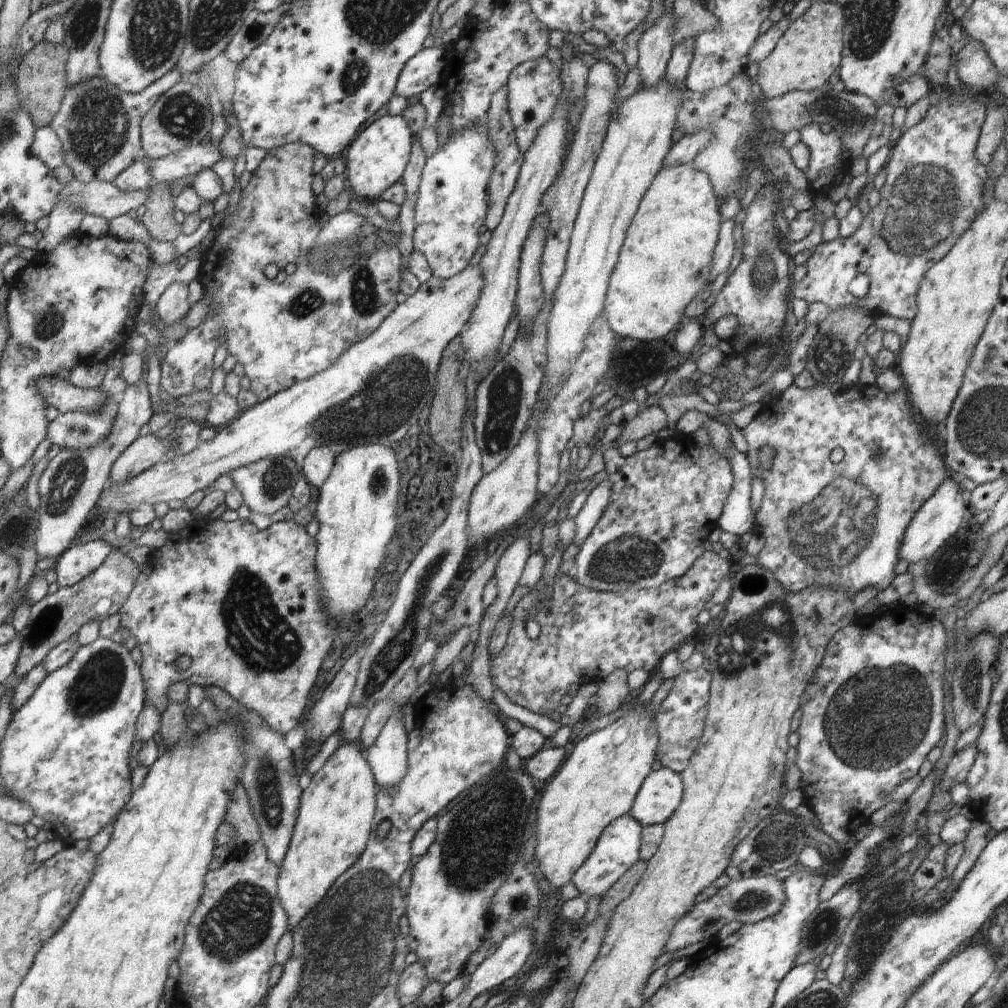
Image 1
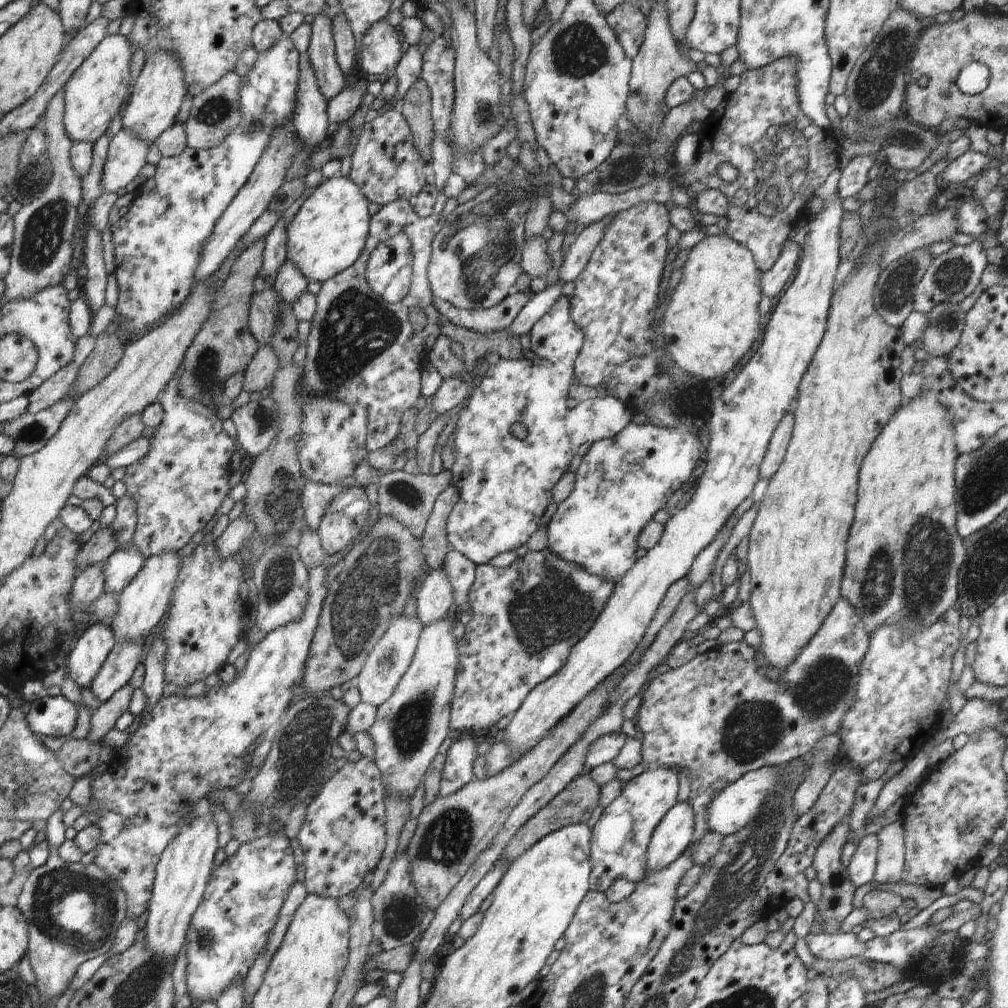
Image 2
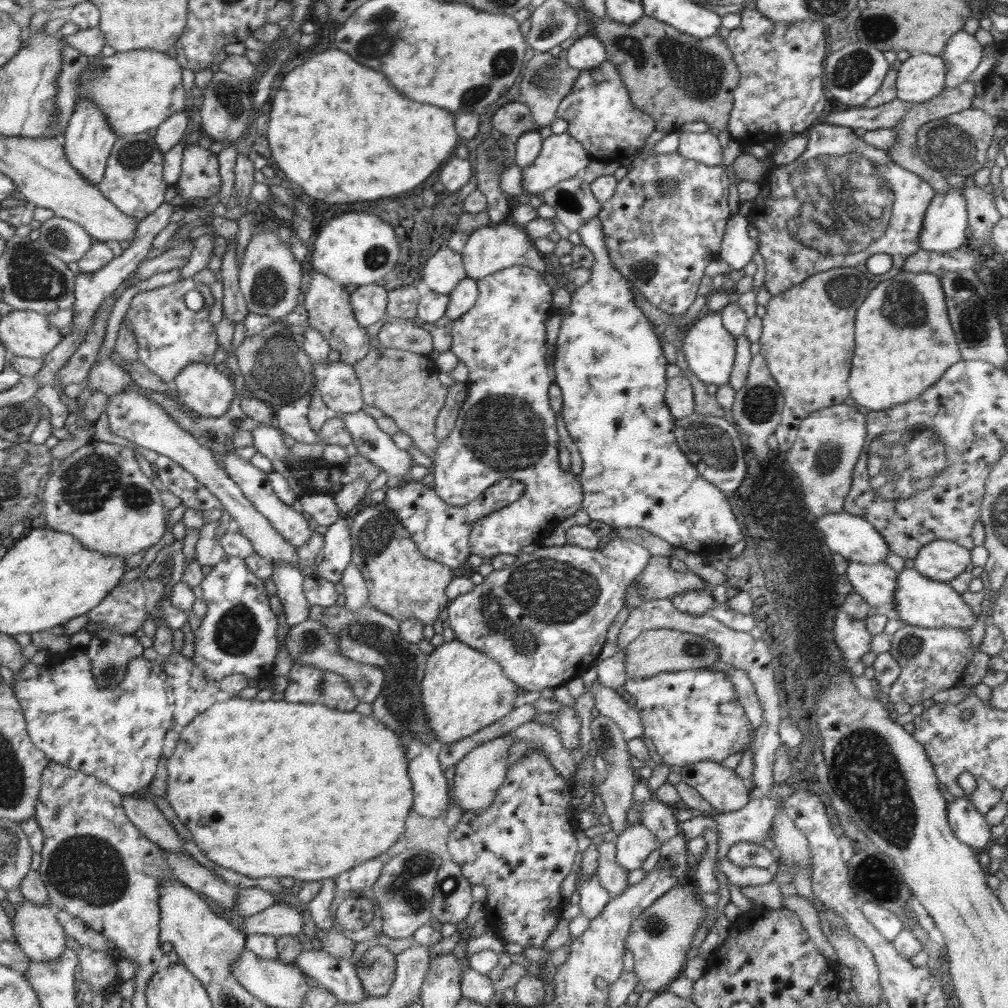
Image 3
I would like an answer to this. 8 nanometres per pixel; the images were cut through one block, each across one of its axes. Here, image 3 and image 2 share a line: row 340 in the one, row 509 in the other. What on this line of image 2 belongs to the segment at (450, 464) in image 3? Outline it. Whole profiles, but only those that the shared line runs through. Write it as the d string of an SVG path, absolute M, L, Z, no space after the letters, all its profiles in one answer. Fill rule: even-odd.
M560 295L552 306L546 311L546 314L539 318L534 326L530 329L530 353L520 359L500 359L497 364L490 365L487 370L487 374L483 379L476 385L473 390L467 407L460 412L456 428L456 440L454 444L456 446L456 459L451 468L451 484L456 486L460 493L460 500L456 502L452 512L448 515L447 520L447 537L449 540L449 546L456 549L460 554L469 558L474 564L485 565L498 556L500 552L508 552L508 550L517 549L522 544L526 544L528 539L536 530L538 530L538 522L546 508L550 506L552 500L552 488L556 486L556 483L562 475L567 472L570 460L577 454L578 448L584 444L584 442L590 442L592 445L595 442L601 441L602 439L612 438L615 434L618 434L621 430L624 430L628 423L632 422L632 417L635 412L631 411L621 400L614 398L612 395L606 395L604 397L594 397L593 399L586 399L580 401L578 405L572 409L566 407L566 399L568 397L568 389L573 375L573 364L575 358L578 356L580 348L582 348L583 334L581 330L572 322L570 314L569 298L564 295ZM512 424L522 424L526 426L527 434L524 438L517 438L512 435L510 426Z

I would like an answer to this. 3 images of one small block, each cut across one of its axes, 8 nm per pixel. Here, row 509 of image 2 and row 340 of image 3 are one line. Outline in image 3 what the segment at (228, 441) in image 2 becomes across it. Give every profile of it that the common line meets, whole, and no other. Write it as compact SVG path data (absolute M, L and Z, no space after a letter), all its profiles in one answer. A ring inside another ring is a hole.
M191 278L134 296L124 319L136 336L138 360L169 384L173 383L180 370L184 370L188 364L212 364L214 354L220 348L216 329L208 319L213 304L210 288L204 284L196 284ZM191 290L198 290L205 299L204 308L197 312L188 309L184 302L184 296Z

